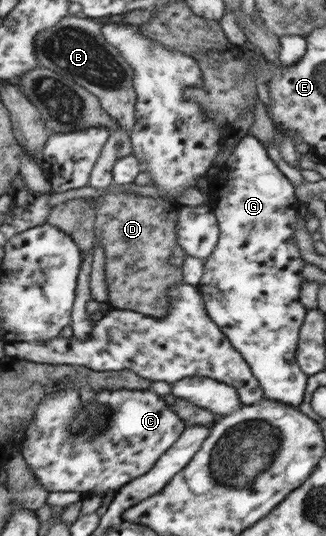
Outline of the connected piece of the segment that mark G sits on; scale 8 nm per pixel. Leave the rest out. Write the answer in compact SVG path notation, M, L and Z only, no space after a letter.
M247 134L234 147L222 172L209 181L208 207L216 216L220 237L213 254L205 260L203 277L197 285L207 315L241 353L253 376L262 385L266 397L300 407L307 385L306 372L297 360L298 344L307 308L301 303L301 283L306 261L294 236L300 225L301 203L289 179L265 153L256 137Z

